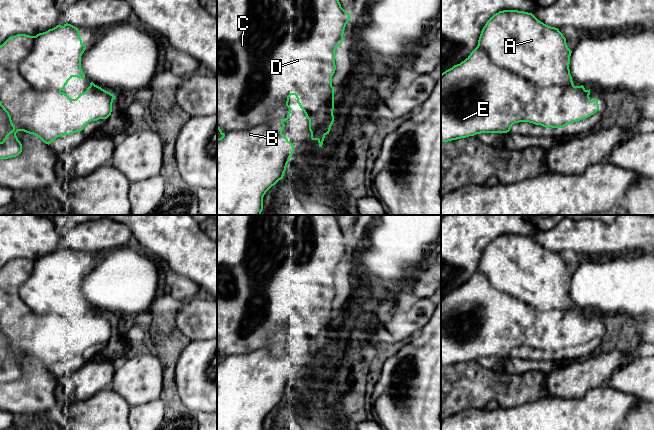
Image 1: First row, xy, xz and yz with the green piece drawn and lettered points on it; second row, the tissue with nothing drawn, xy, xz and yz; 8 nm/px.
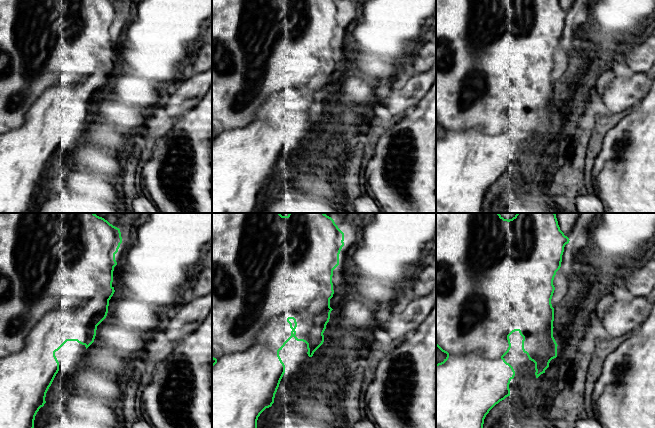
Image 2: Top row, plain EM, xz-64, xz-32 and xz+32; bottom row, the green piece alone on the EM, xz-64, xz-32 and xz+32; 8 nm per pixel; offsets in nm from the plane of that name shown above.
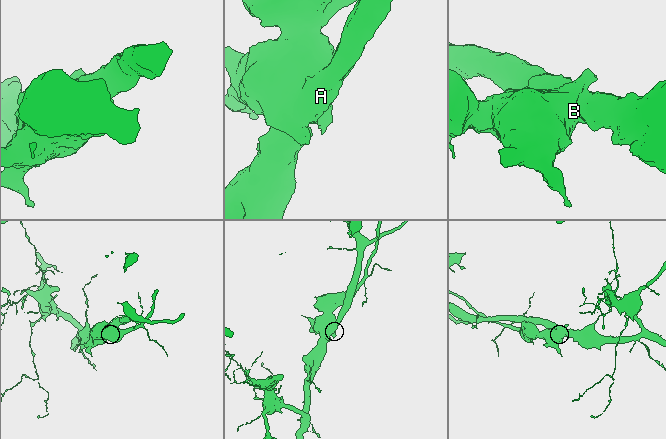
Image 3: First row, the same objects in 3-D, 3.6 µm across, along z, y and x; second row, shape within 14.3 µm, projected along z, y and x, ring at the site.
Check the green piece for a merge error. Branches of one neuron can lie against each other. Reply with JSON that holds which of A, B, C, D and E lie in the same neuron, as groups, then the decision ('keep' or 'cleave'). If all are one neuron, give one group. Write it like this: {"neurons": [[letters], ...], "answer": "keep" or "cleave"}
{"neurons": [["A", "B"], ["C", "D", "E"]], "answer": "cleave"}

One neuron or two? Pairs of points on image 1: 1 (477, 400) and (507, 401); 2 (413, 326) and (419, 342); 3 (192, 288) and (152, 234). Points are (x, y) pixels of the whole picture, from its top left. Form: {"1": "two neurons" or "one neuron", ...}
{"1": "one neuron", "2": "two neurons", "3": "two neurons"}

